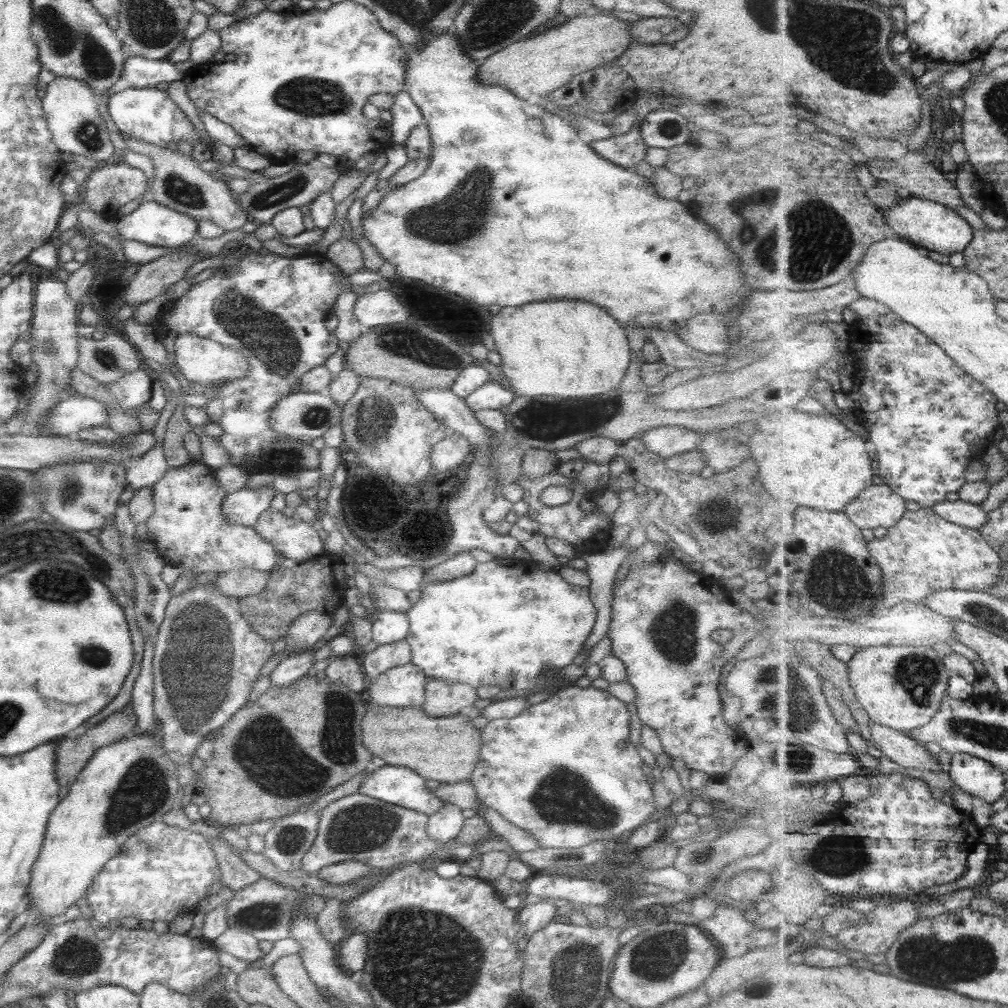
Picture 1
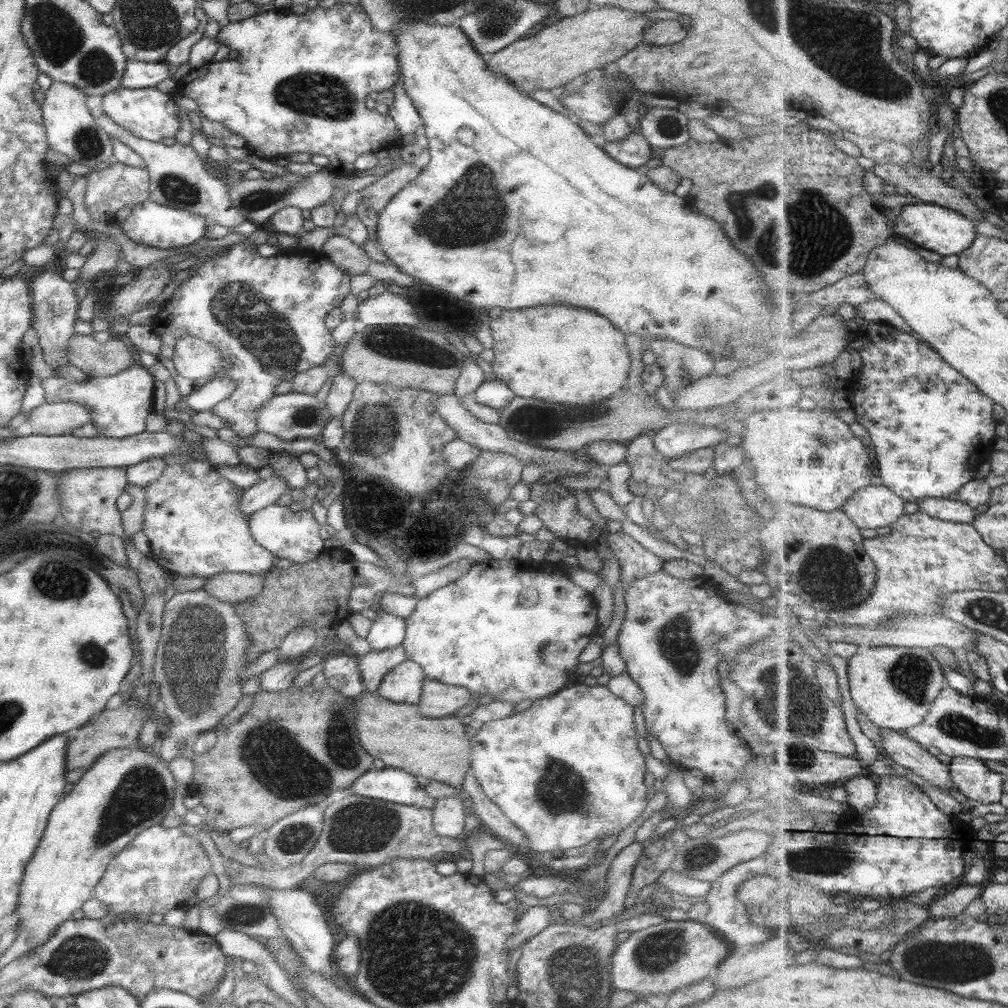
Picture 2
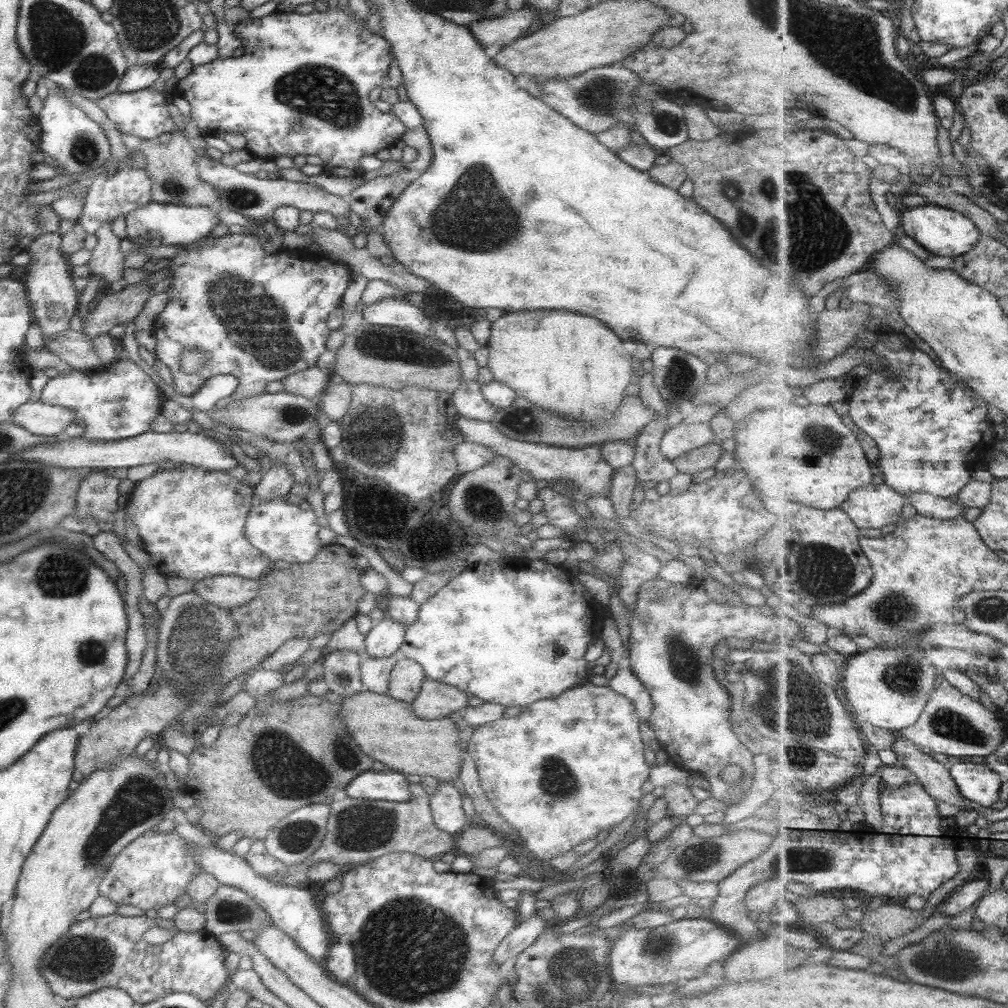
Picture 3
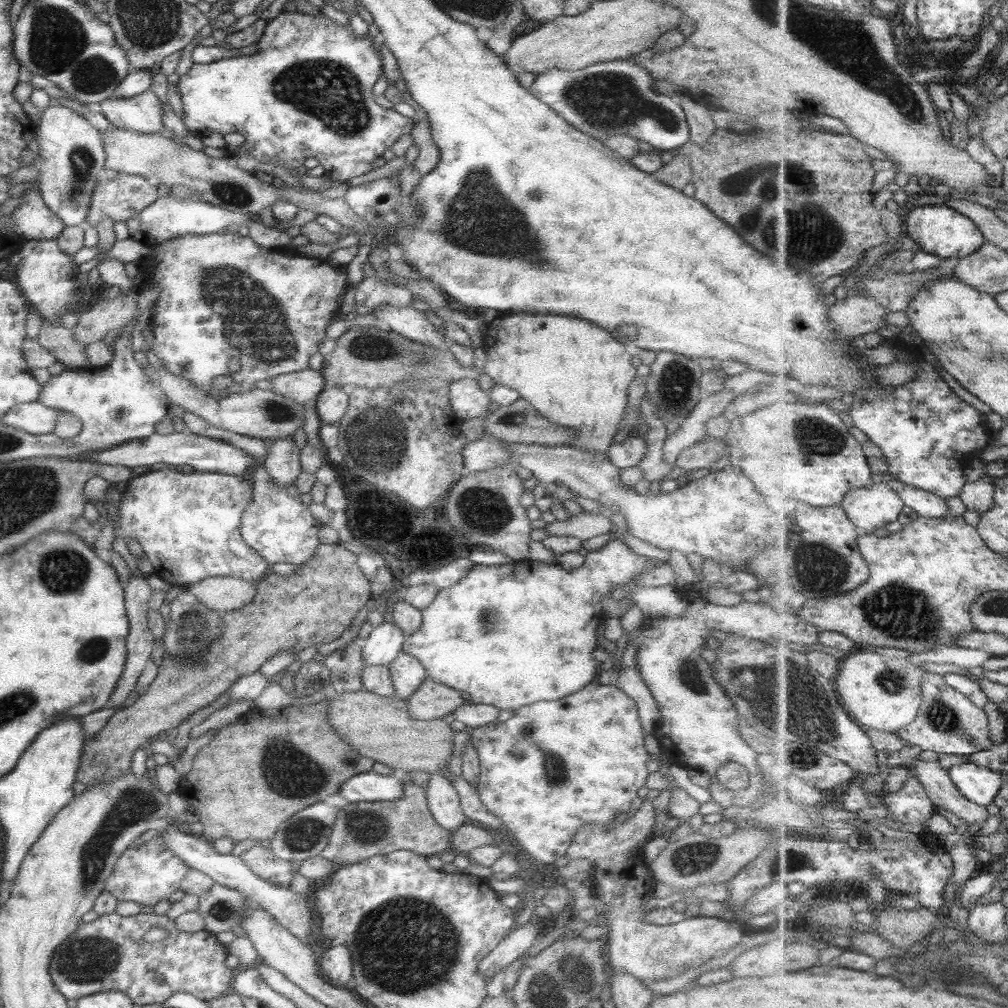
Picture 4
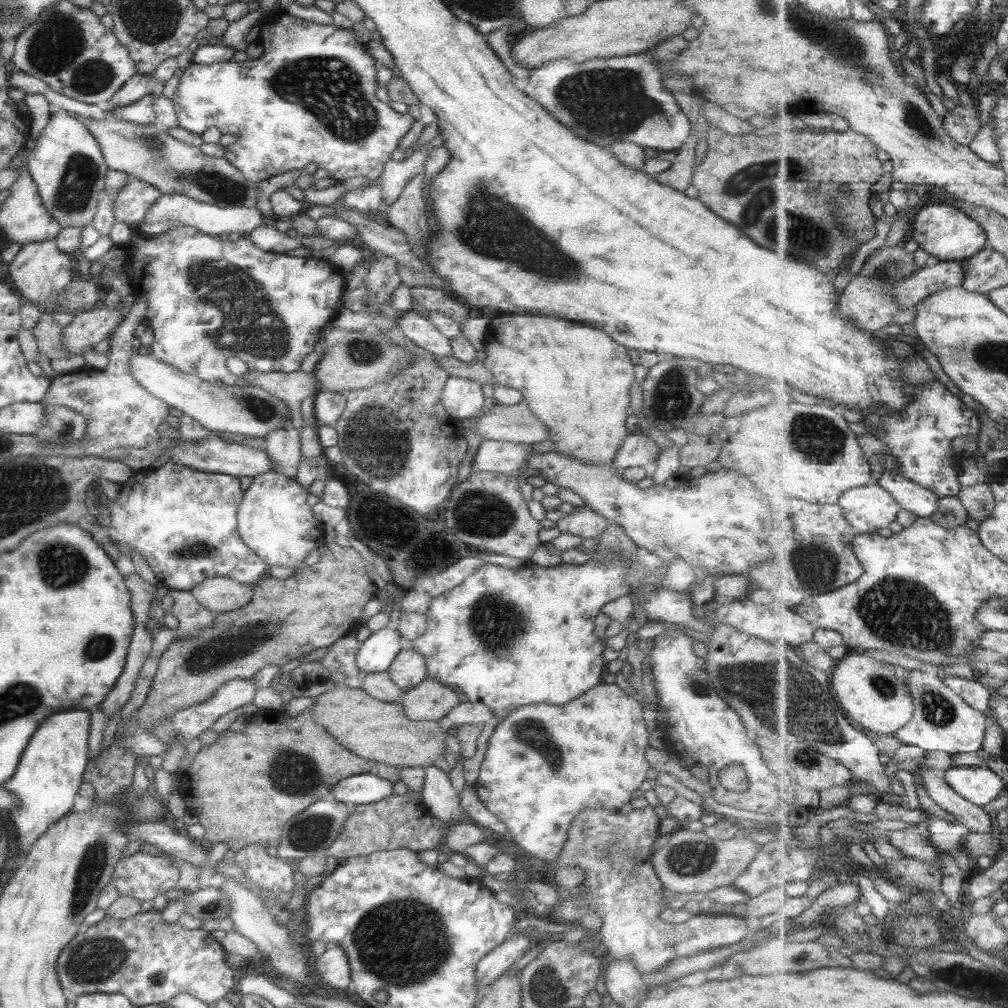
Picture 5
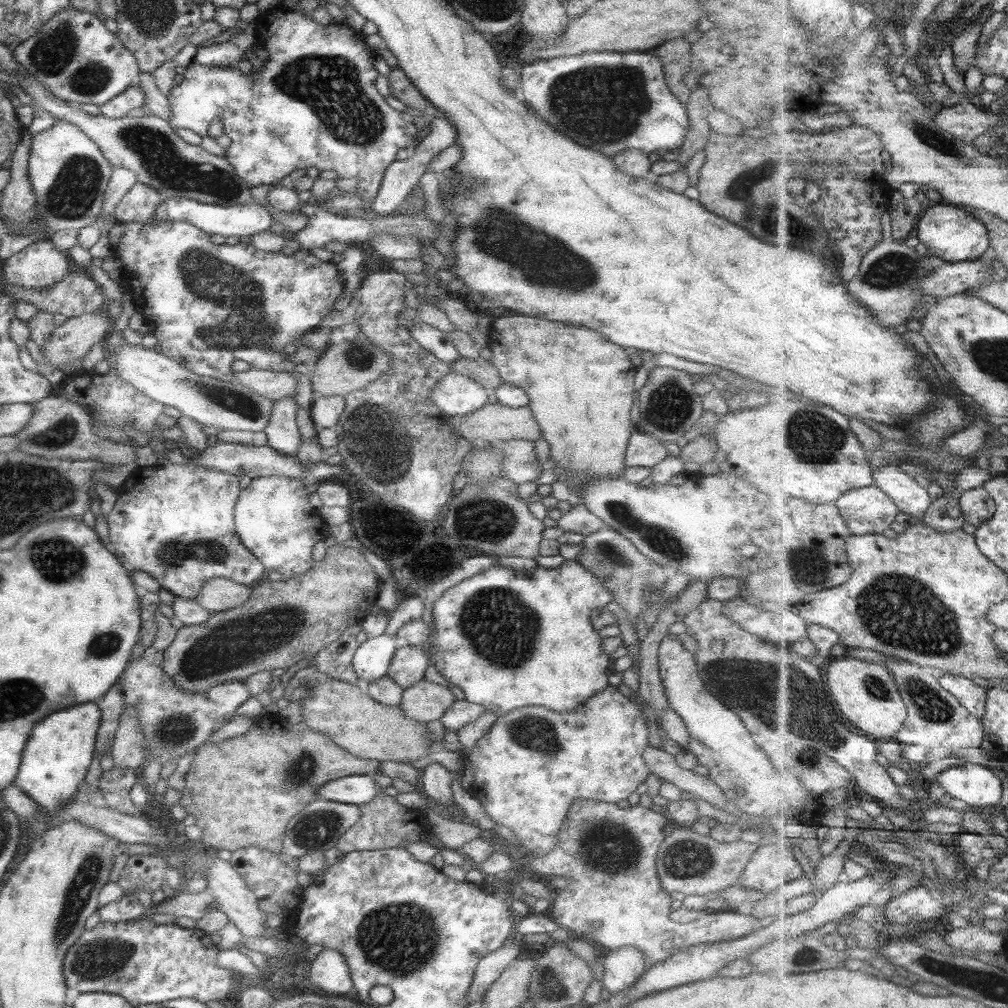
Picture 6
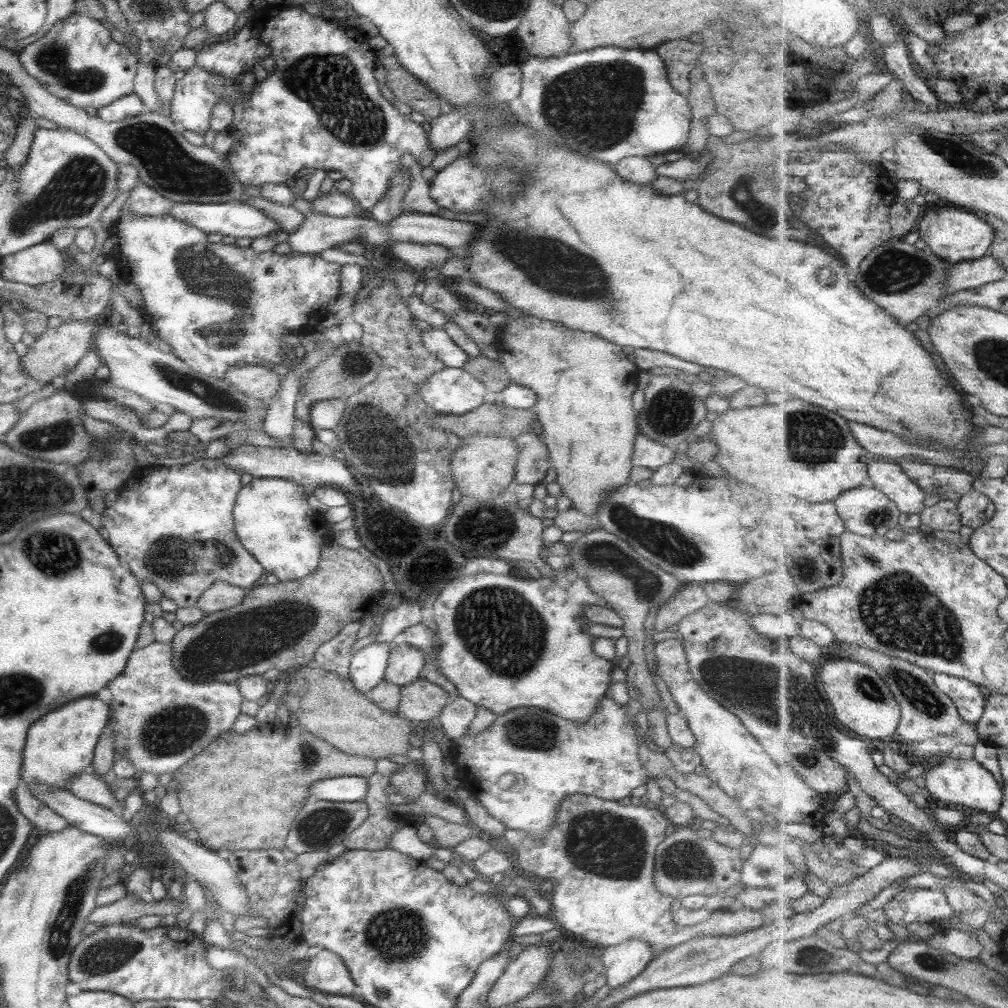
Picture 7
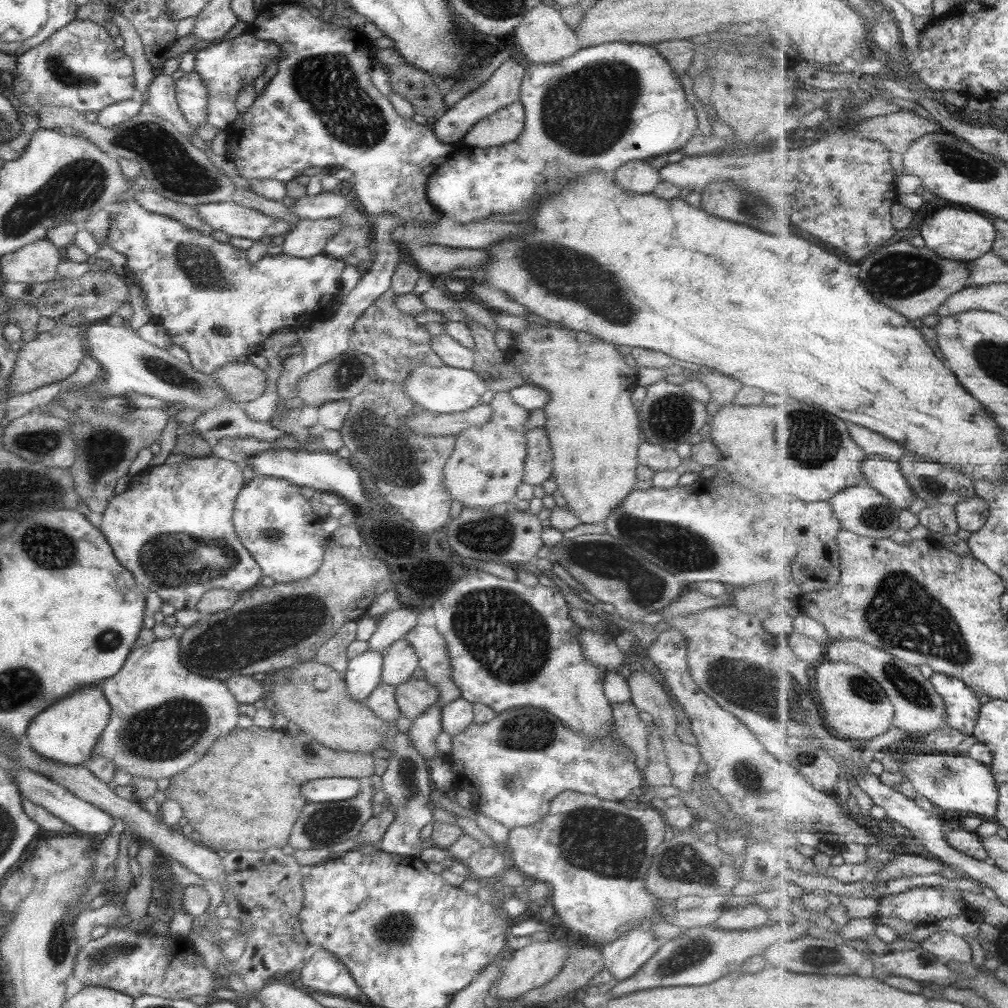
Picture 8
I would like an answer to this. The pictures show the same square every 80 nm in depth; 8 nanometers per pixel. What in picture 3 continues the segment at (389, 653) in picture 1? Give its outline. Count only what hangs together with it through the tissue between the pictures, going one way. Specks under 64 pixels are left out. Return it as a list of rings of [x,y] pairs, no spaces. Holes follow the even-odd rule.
[[[397,650],[387,658],[369,658],[363,654],[360,668],[360,681],[365,691],[381,695],[388,694],[388,676],[393,663],[401,656]]]

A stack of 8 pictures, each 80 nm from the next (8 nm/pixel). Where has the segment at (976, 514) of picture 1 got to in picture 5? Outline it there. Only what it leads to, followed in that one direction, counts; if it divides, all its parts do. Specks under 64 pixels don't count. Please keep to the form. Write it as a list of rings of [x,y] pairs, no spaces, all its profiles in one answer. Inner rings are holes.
[[[885,470],[878,482],[881,484],[881,487],[891,492],[891,495],[893,495],[903,509],[916,515],[918,518],[930,518],[937,512],[937,508],[939,508],[939,500],[941,498],[935,492],[931,492],[932,490],[920,486],[917,482],[913,482],[913,480],[905,478],[899,470]]]

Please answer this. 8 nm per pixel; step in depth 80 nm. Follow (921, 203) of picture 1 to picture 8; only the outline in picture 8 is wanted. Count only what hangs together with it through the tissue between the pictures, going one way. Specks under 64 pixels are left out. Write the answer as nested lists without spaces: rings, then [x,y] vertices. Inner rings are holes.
[[[955,204],[937,209],[931,216],[924,218],[920,226],[920,236],[926,242],[925,247],[945,258],[968,262],[993,250],[997,232],[992,217]]]

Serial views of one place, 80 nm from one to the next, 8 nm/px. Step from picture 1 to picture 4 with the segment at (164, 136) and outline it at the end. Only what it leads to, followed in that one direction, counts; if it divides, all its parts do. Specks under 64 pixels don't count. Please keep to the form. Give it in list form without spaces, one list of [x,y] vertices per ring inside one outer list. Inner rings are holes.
[[[147,90],[127,99],[106,99],[96,108],[112,127],[151,134],[160,127],[161,106],[161,102]]]

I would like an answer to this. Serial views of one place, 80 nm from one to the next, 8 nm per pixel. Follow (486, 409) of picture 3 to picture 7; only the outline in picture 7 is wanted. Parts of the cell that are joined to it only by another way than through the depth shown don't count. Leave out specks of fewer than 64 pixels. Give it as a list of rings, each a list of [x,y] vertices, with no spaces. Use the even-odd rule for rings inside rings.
[[[443,367],[431,373],[416,394],[439,415],[460,415],[477,408],[486,391],[466,370]]]

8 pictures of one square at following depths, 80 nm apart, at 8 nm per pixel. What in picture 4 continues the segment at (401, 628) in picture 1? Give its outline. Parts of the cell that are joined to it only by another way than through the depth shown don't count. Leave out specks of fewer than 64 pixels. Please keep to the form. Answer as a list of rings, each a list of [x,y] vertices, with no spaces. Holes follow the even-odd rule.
[[[383,622],[372,628],[369,635],[360,641],[364,666],[387,666],[400,652],[405,637],[393,623]]]

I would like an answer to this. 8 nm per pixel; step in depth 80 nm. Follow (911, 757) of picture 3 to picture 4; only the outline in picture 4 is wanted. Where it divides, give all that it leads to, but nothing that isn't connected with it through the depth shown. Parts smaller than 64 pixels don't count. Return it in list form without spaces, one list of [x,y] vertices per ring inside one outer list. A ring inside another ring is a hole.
[[[917,755],[911,759],[909,765],[914,775],[923,783],[929,798],[941,809],[952,812],[964,820],[964,826],[978,824],[985,826],[988,818],[987,808],[969,800],[953,782],[948,770],[941,768],[938,761],[926,762],[917,759]]]

